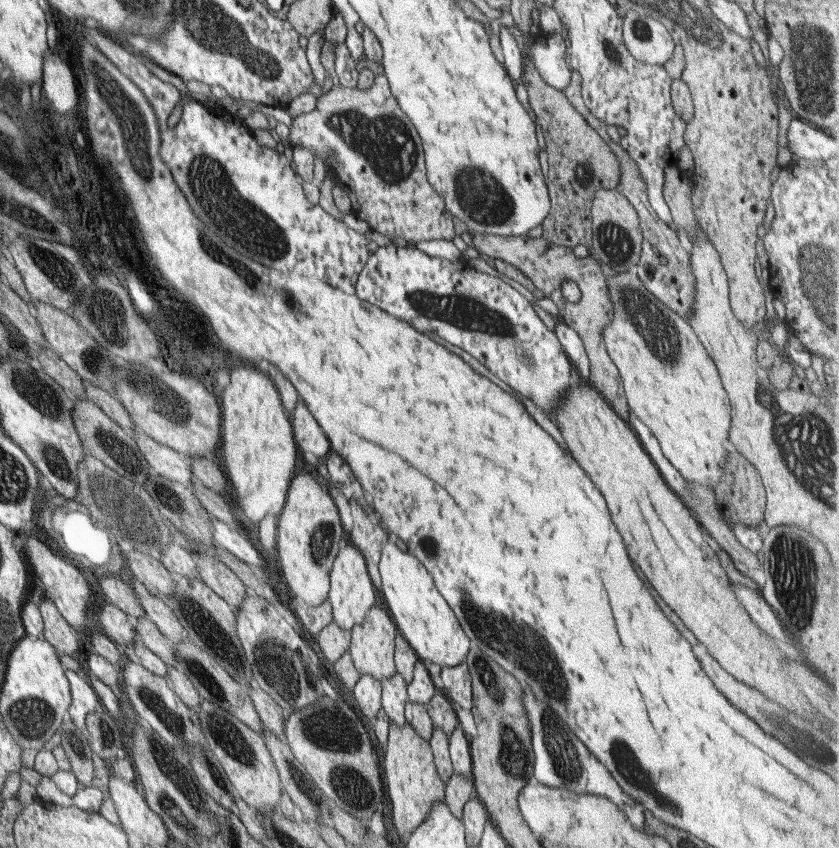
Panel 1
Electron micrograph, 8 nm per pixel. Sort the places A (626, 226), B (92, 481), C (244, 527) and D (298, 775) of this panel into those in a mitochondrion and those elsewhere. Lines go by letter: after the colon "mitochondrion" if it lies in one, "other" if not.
A: mitochondrion
B: mitochondrion
C: other
D: mitochondrion

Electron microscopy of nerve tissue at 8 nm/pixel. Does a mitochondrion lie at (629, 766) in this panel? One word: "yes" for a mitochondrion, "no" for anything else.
yes

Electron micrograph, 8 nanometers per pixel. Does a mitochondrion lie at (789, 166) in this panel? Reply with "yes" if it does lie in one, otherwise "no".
no

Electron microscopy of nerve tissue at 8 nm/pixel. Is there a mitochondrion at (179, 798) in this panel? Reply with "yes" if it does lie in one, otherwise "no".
yes

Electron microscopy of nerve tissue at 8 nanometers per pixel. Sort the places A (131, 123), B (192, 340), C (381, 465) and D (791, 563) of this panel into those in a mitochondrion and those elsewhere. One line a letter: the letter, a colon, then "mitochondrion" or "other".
A: mitochondrion
B: other
C: other
D: mitochondrion

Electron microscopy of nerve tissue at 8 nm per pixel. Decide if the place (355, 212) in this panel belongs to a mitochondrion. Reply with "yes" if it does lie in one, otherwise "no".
no

